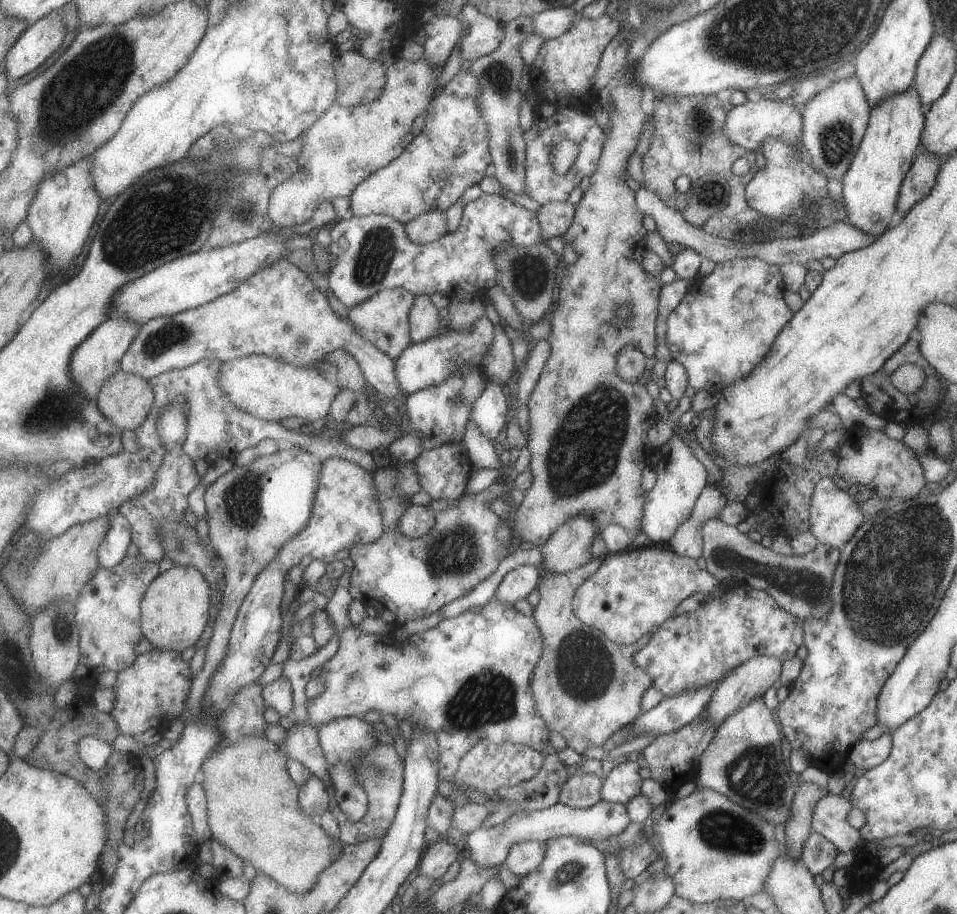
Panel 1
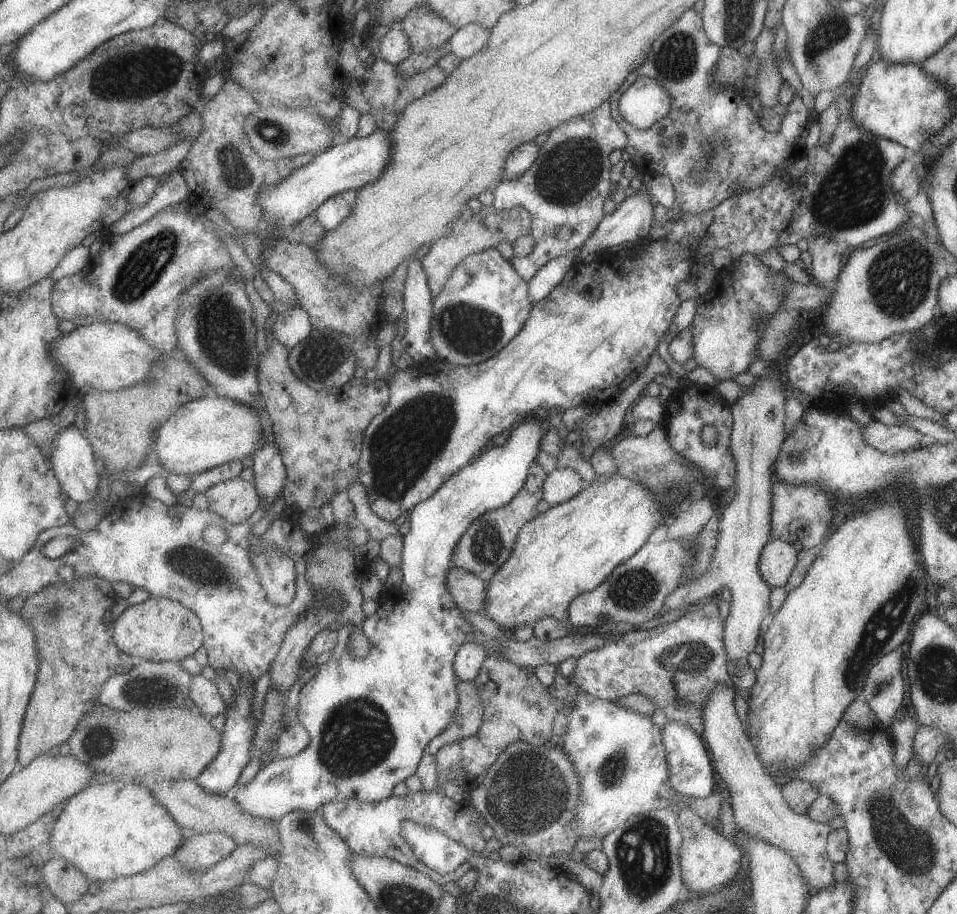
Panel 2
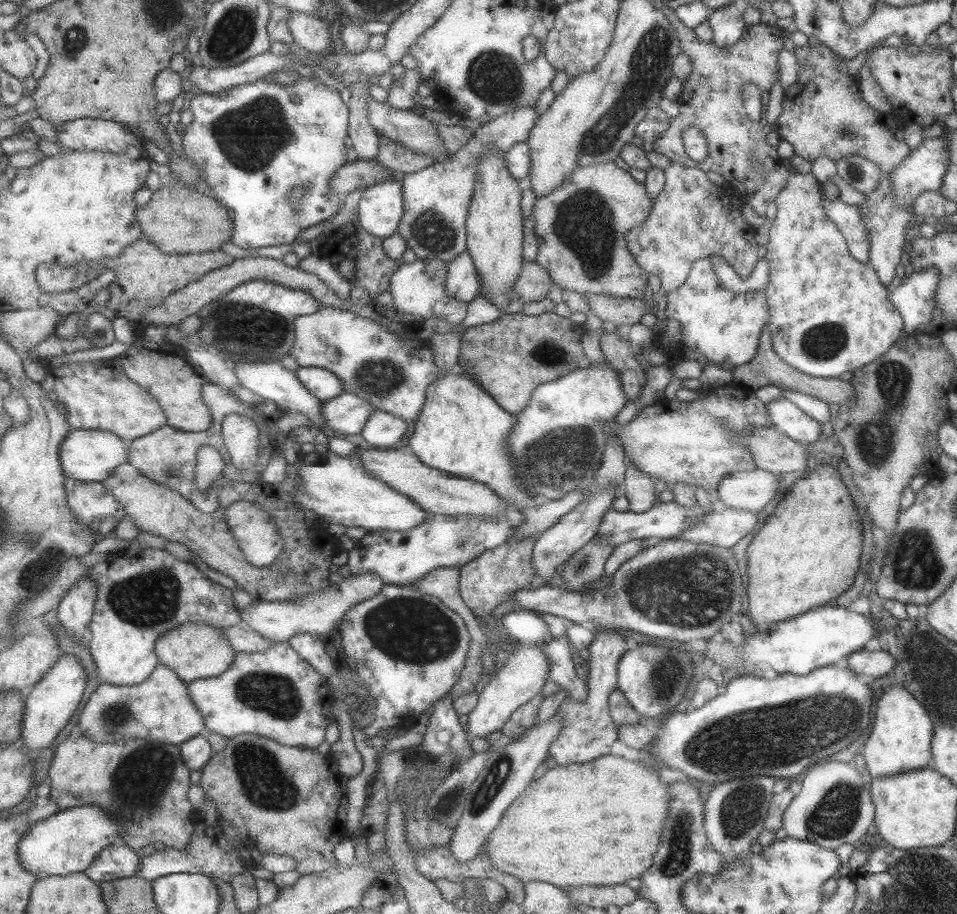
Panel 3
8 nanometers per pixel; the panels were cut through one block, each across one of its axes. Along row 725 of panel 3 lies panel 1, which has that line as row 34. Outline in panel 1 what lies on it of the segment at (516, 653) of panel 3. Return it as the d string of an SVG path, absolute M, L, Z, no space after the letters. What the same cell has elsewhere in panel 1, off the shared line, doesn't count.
M469 1L462 12L471 24L471 31L464 36L459 51L465 65L469 65L473 61L496 52L505 41L506 28L505 24L481 13Z

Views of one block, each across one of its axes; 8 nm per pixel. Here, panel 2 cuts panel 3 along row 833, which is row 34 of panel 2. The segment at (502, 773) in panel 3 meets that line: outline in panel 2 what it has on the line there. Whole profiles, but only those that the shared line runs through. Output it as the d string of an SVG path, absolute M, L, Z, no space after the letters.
M471 23L461 27L448 41L451 53L456 54L462 61L471 58L479 50L487 46L491 38L491 29L481 24Z

